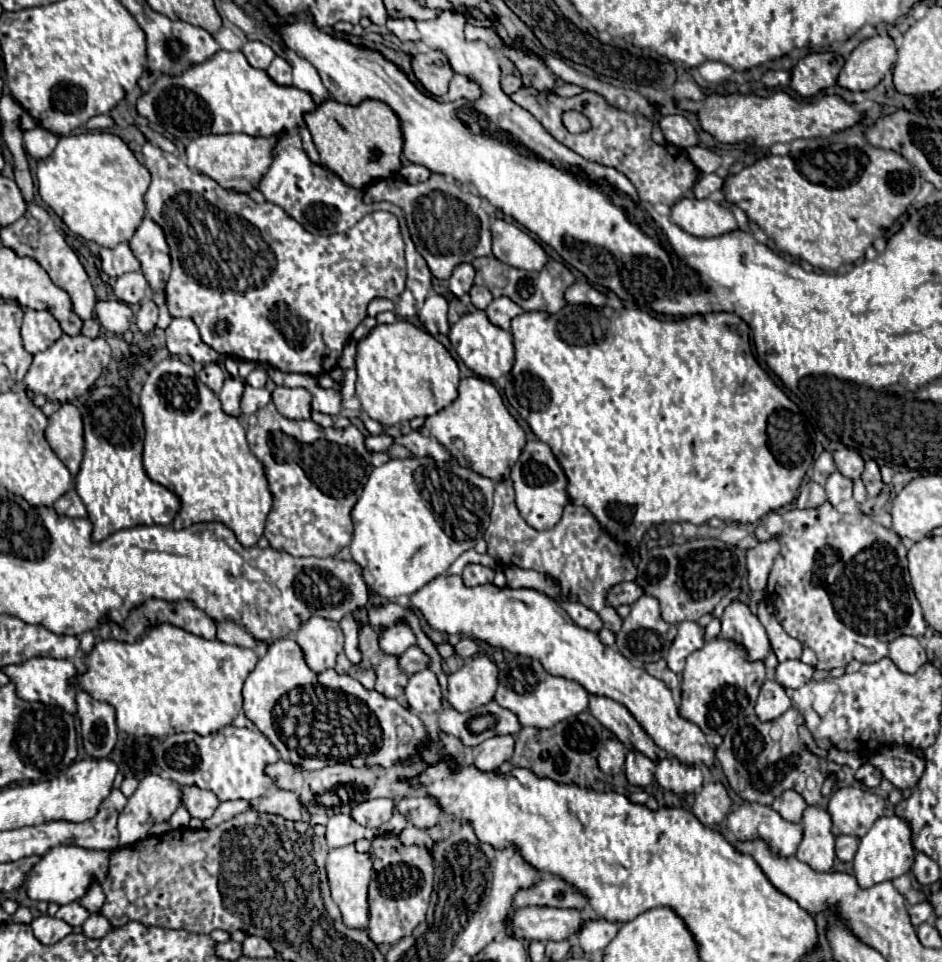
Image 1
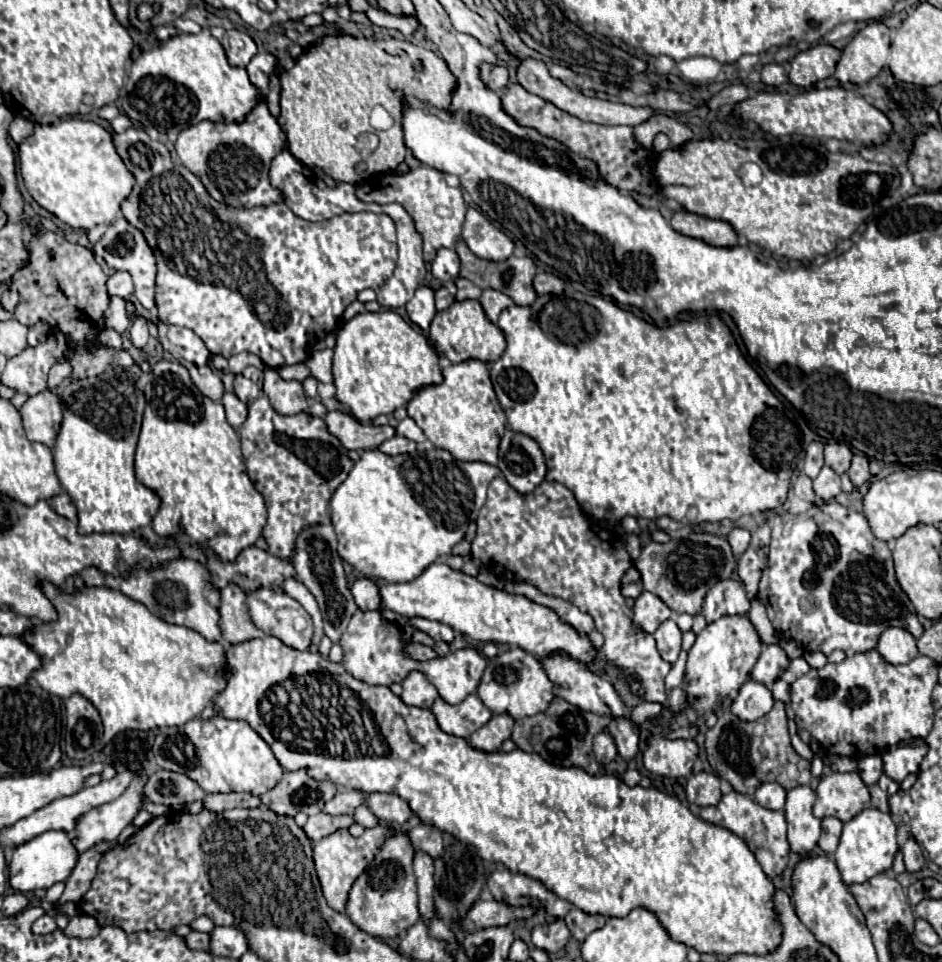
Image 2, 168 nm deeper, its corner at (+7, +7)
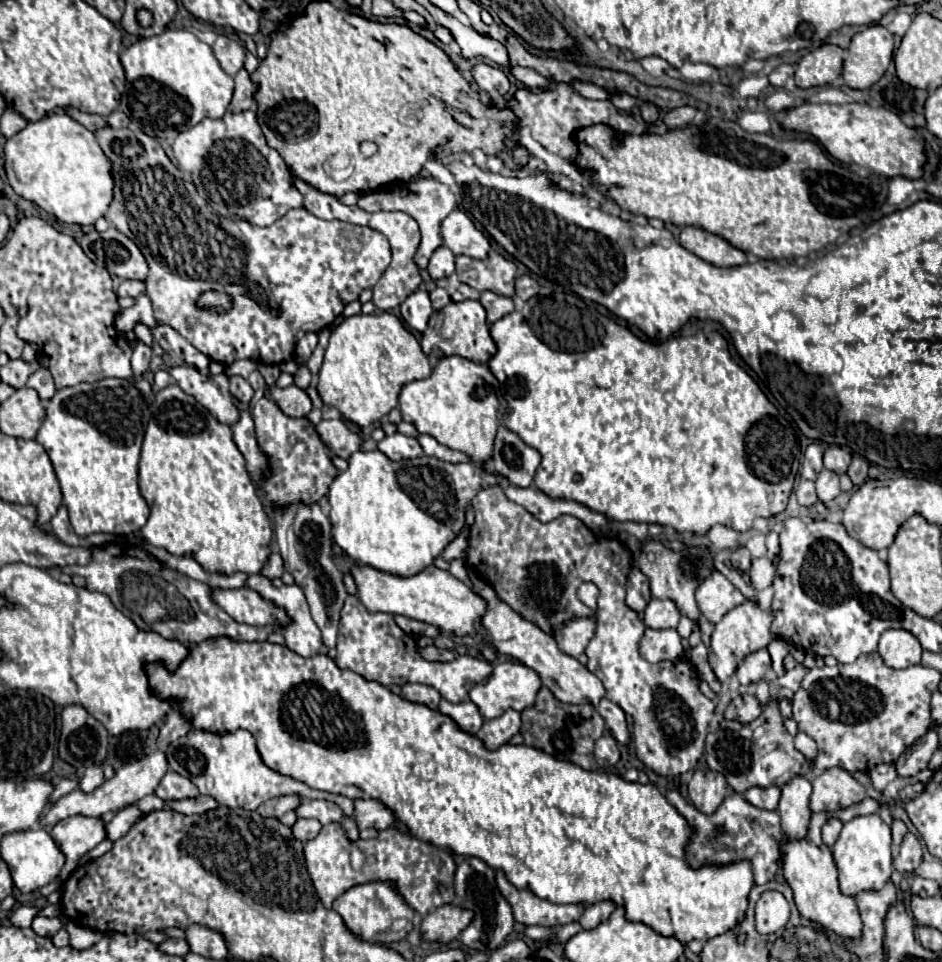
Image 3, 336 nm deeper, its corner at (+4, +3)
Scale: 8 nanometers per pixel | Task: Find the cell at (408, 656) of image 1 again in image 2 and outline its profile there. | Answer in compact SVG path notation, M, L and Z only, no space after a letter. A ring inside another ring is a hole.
M408 643L408 655L416 661L428 661L436 657L436 651L432 647L426 645L418 645L418 643Z

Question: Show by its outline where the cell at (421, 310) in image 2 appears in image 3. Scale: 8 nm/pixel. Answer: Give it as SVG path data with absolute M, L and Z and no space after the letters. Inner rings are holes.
M423 289L415 291L411 297L407 297L401 303L401 317L415 331L423 333L427 329L431 315L433 315L433 307L429 301L429 293Z

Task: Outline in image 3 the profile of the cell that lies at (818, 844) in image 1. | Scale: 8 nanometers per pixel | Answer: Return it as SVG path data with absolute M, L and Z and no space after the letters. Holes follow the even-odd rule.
M793 777L791 783L781 787L781 801L777 813L781 815L781 827L789 841L805 839L809 831L809 795L813 787L807 777Z

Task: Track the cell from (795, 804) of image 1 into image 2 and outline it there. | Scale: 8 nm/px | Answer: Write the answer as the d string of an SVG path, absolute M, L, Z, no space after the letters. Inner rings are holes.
M762 783L754 791L754 801L766 809L782 809L782 803L786 803L786 789L778 783Z

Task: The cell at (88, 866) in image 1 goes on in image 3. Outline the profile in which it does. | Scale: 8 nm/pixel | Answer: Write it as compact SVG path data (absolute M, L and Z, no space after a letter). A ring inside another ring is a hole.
M27 829L21 833L5 835L1 841L1 857L7 861L13 883L21 893L31 893L35 889L41 889L43 885L55 881L59 877L61 867L65 865L65 855L61 855L61 851L57 851L57 843L53 843L53 839L49 839L47 829Z

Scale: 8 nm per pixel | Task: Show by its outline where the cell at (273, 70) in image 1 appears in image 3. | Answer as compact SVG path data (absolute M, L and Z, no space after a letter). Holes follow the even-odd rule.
M241 69L237 75L235 75L235 93L233 93L233 103L231 103L231 109L233 111L245 111L245 109L253 109L255 103L253 103L253 95L257 93L257 83L253 83L251 75Z

